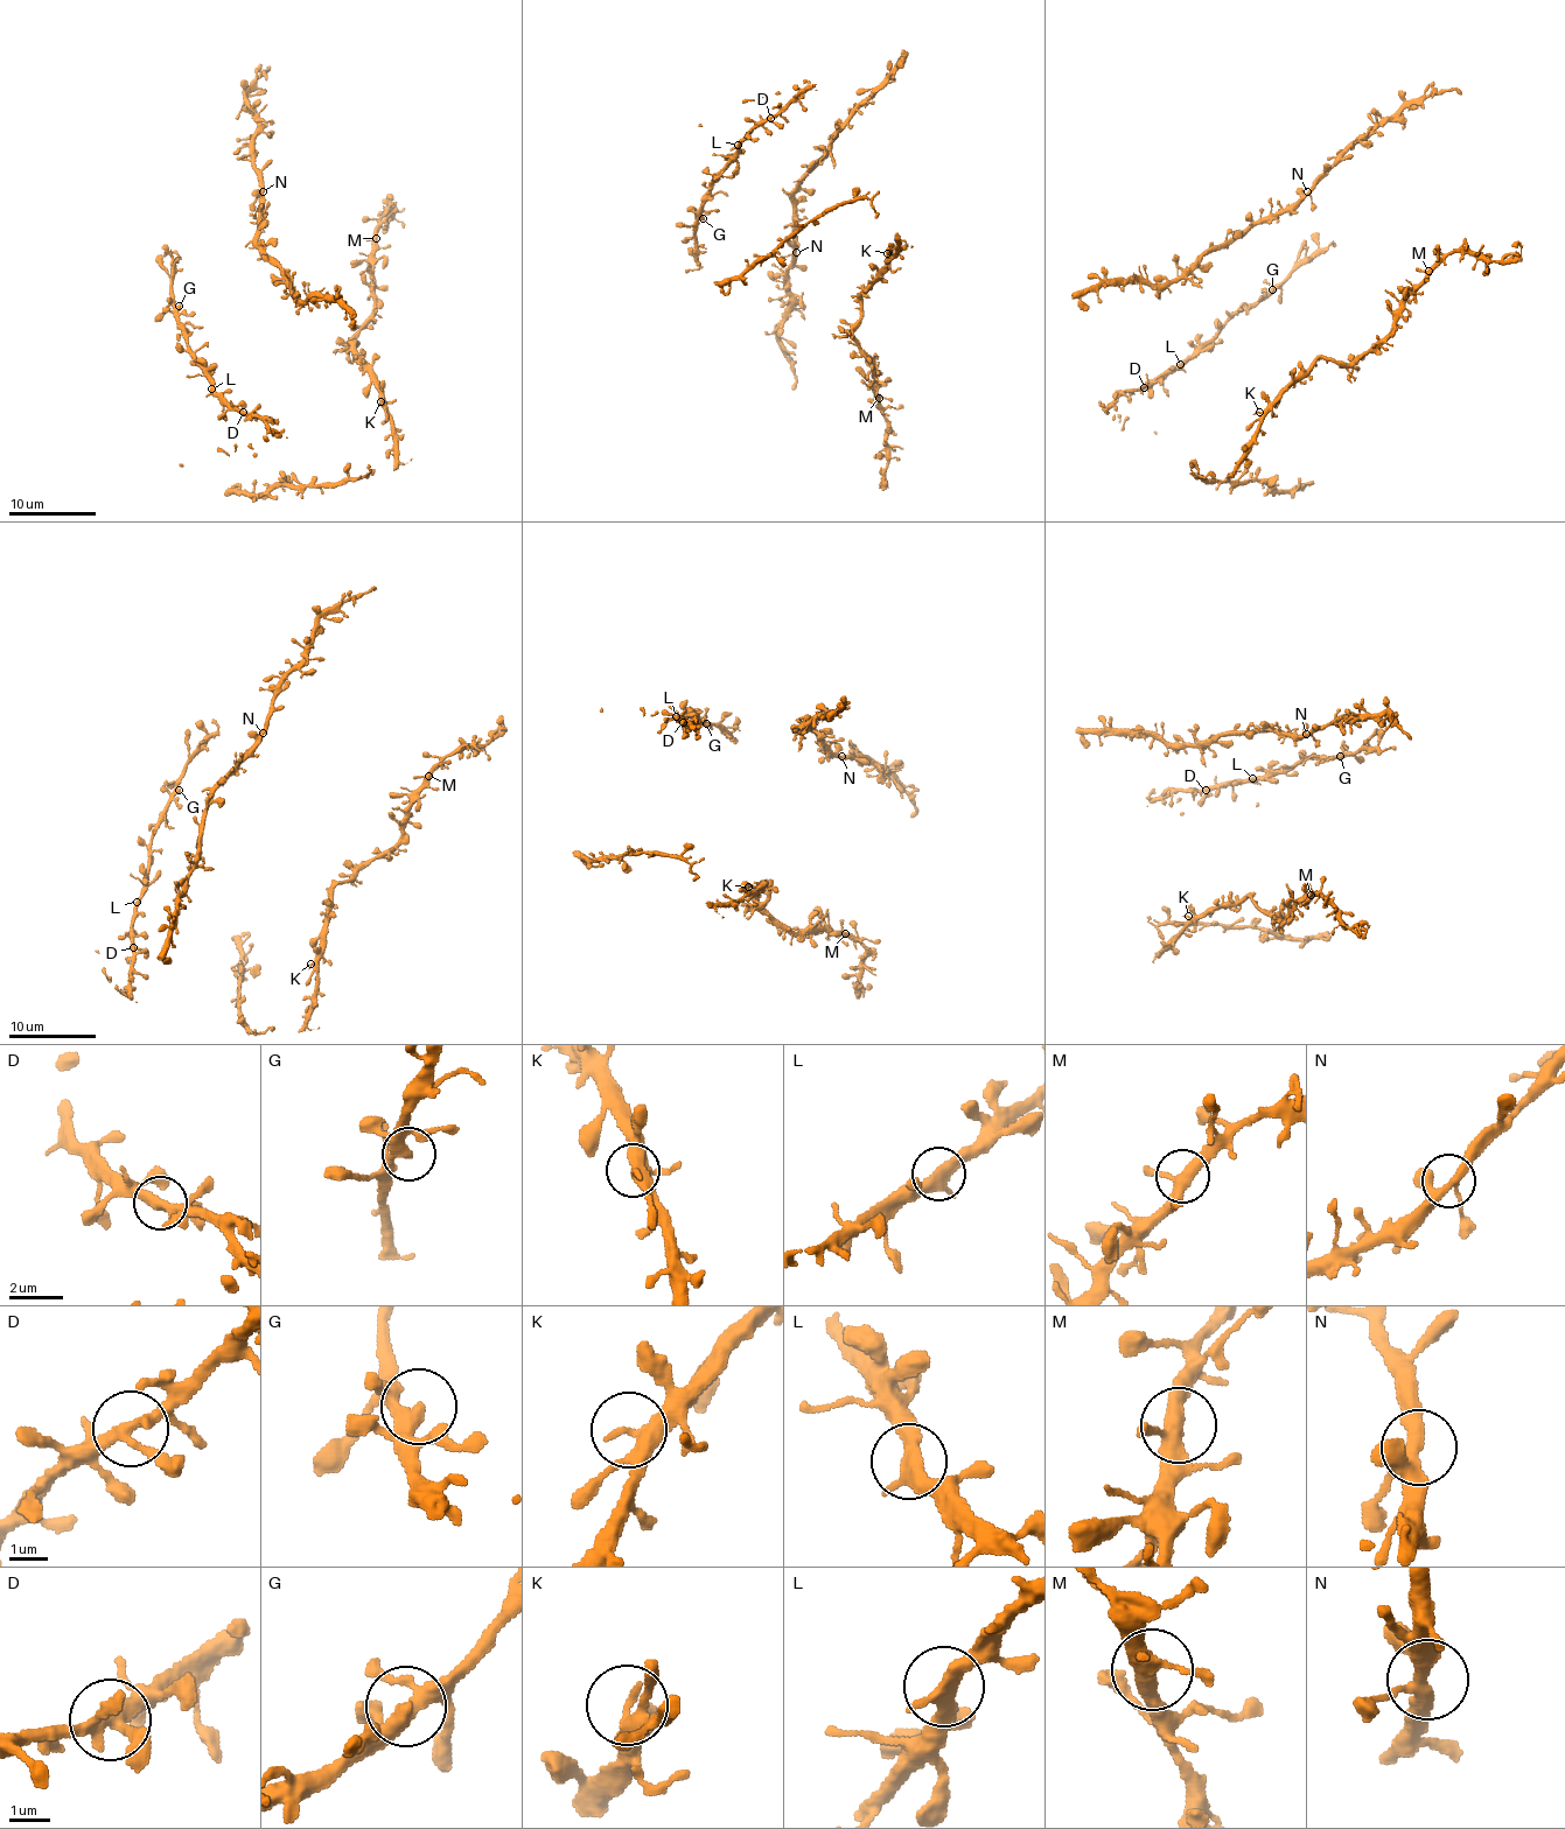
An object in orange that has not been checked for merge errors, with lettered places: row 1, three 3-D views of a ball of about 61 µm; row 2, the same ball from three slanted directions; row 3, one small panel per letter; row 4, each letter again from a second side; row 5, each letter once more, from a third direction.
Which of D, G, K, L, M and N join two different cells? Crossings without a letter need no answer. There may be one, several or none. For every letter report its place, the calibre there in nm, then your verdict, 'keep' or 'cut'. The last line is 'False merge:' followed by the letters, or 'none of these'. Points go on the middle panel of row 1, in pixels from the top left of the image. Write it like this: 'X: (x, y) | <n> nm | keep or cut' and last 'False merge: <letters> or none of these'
D: (770, 118) | 300 nm | keep
G: (703, 218) | 280 nm | keep
K: (887, 253) | 300 nm | keep
L: (738, 145) | 360 nm | keep
M: (879, 398) | 360 nm | keep
N: (796, 252) | 280 nm | keep
False merge: none of these

